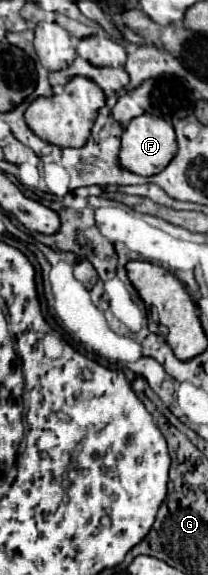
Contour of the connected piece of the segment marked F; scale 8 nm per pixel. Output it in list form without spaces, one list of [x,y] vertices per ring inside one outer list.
[[[152,114],[138,116],[124,128],[124,134],[121,136],[120,164],[138,176],[160,174],[176,156],[176,152],[178,152],[178,144],[176,144],[174,128],[170,122],[166,122],[160,116],[152,116]]]

